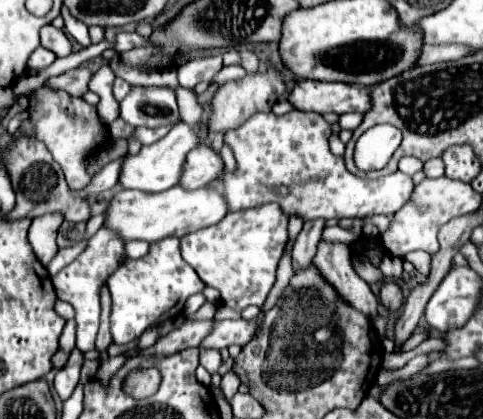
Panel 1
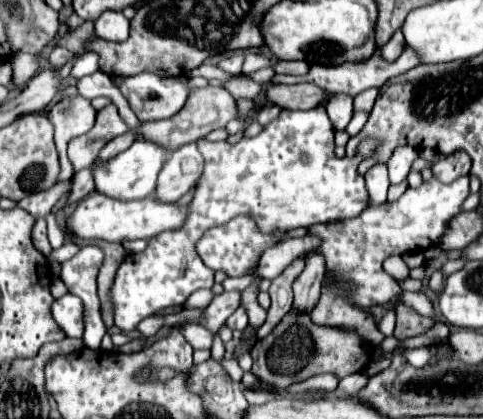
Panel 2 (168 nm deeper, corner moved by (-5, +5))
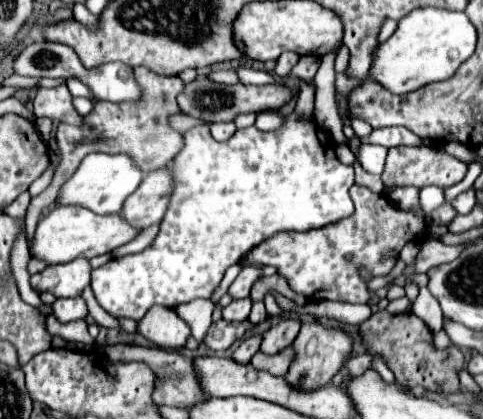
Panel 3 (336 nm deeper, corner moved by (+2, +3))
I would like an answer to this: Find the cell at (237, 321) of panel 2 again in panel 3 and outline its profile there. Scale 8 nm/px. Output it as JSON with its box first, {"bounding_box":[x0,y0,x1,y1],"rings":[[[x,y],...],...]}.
{"bounding_box":[222,297,252,321],"rings":[[[246,297],[246,299],[240,299],[240,301],[232,301],[230,305],[226,305],[224,309],[222,309],[222,317],[226,319],[226,321],[244,321],[244,319],[248,319],[248,315],[250,315],[252,308],[252,301],[250,301],[250,297]]]}

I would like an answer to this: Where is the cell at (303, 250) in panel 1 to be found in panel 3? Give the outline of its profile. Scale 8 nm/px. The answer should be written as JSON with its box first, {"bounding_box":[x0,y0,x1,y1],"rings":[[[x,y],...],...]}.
{"bounding_box":[260,315,302,353],"rings":[[[292,315],[292,317],[280,317],[278,323],[272,325],[264,333],[264,341],[262,341],[260,349],[264,353],[278,353],[280,349],[288,347],[296,339],[296,335],[300,331],[300,325],[302,325],[302,321],[296,315]]]}

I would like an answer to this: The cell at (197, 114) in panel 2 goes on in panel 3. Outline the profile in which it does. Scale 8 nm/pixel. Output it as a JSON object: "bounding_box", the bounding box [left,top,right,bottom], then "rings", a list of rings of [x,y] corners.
{"bounding_box":[26,67,184,243],"rings":[[[136,67],[134,73],[136,73],[136,79],[140,81],[140,85],[144,85],[144,101],[140,101],[140,105],[96,101],[94,109],[84,117],[82,127],[72,127],[72,125],[58,125],[56,127],[56,141],[58,141],[58,147],[62,153],[62,161],[60,161],[48,189],[44,193],[40,193],[38,197],[34,197],[28,205],[28,213],[26,213],[26,239],[28,239],[28,243],[34,239],[34,231],[36,231],[36,223],[40,219],[40,213],[46,207],[56,205],[56,199],[60,195],[62,185],[74,175],[80,161],[88,153],[92,153],[92,151],[128,153],[140,165],[140,169],[144,169],[144,173],[152,171],[152,169],[166,167],[168,163],[172,163],[176,153],[180,153],[180,149],[184,145],[184,135],[182,135],[182,131],[172,129],[170,117],[176,113],[182,113],[178,103],[176,103],[176,97],[184,91],[184,81],[180,77],[162,77],[162,75],[152,73],[150,69],[140,69],[140,67]]]}

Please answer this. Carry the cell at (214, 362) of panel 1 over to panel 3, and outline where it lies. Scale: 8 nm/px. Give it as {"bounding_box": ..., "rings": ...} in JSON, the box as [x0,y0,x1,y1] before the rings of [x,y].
{"bounding_box":[138,307,192,347],"rings":[[[152,307],[138,323],[138,333],[162,347],[184,347],[192,335],[188,323],[170,307]]]}

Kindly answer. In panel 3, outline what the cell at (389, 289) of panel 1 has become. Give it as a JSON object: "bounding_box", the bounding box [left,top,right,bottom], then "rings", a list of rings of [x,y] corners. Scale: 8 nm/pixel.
{"bounding_box":[360,311,464,393],"rings":[[[388,311],[372,313],[372,317],[360,325],[360,333],[368,341],[368,353],[370,355],[380,353],[384,357],[398,385],[402,387],[416,385],[416,387],[424,387],[430,391],[446,391],[446,393],[460,391],[456,371],[464,365],[462,351],[456,345],[438,349],[434,345],[432,331],[414,313],[400,313],[400,315],[392,315]]]}

